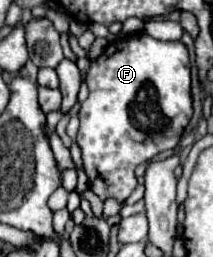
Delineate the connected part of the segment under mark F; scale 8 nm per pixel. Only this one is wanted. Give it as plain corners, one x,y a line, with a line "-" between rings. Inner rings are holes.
136,34
128,40
116,40
110,42
108,48
90,64
86,84
90,88
90,96
82,102
78,114
80,128
76,144
82,150
82,162
90,182
90,190
102,202
110,198
124,202
138,186
136,167
164,150
174,150
192,118
188,50
182,42
162,42
146,34

